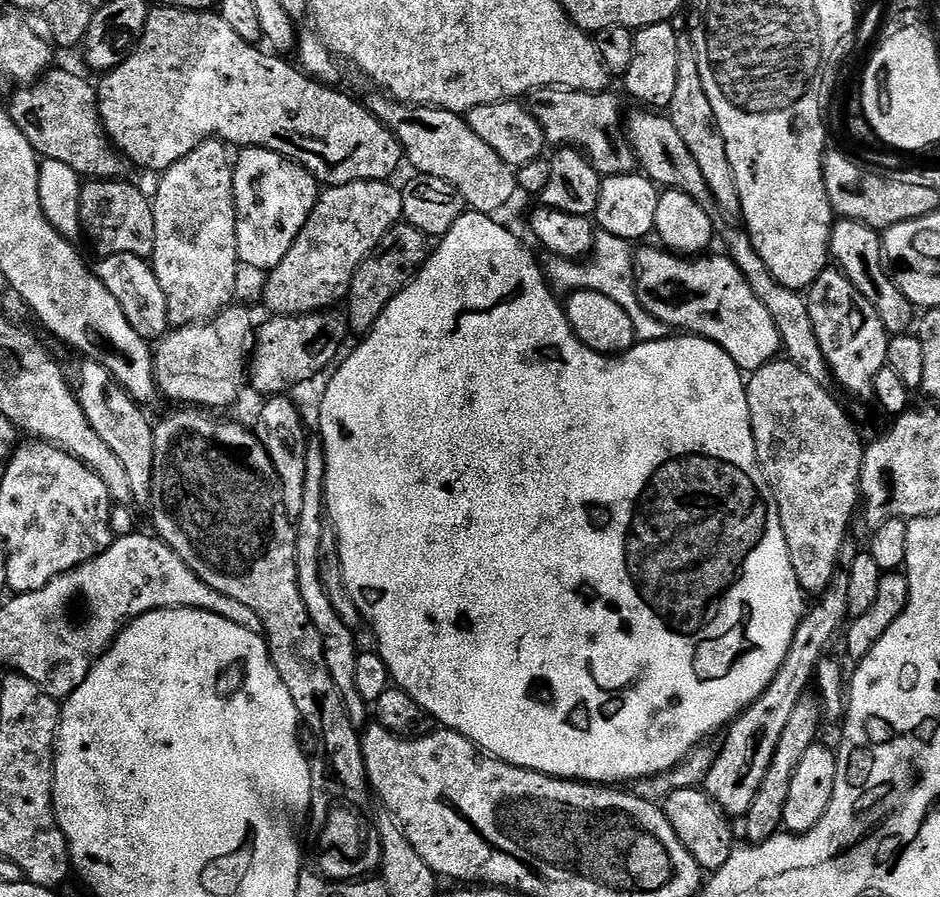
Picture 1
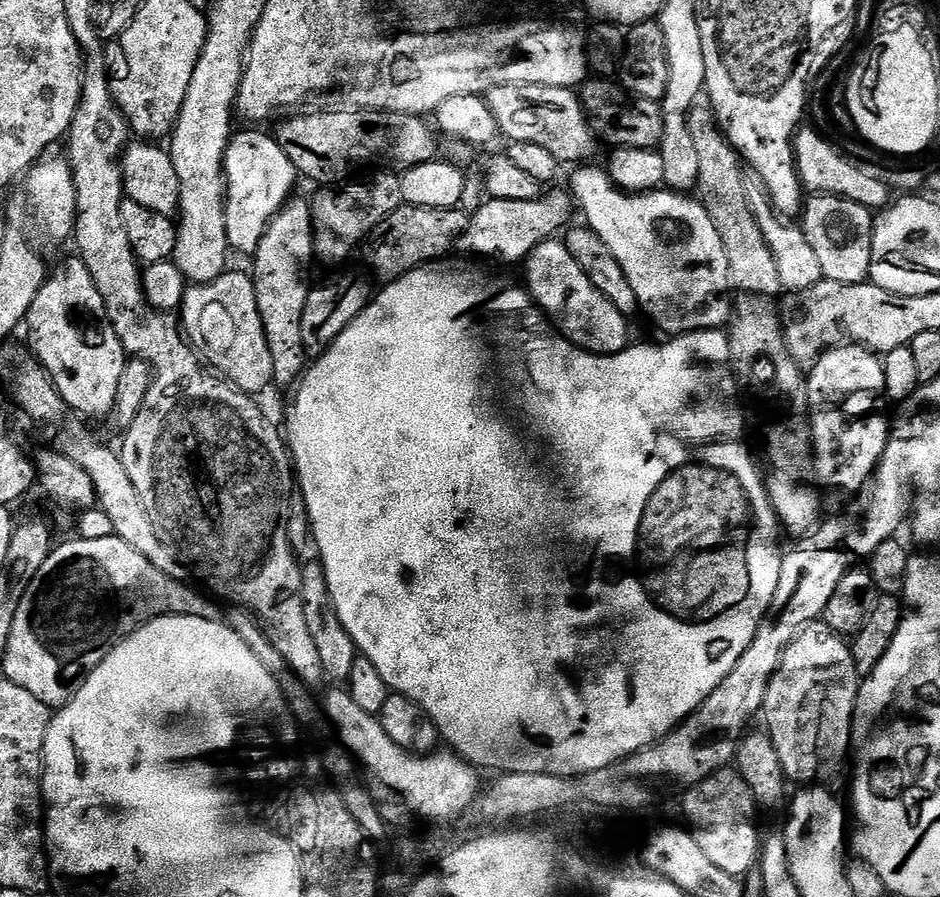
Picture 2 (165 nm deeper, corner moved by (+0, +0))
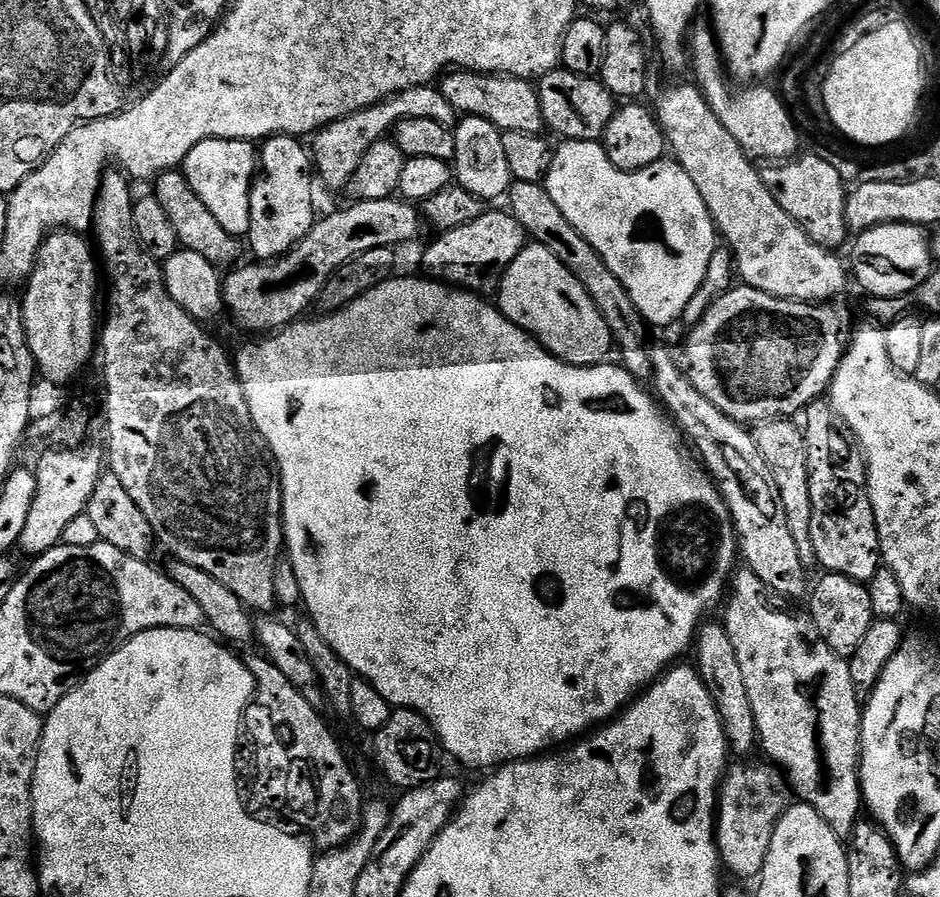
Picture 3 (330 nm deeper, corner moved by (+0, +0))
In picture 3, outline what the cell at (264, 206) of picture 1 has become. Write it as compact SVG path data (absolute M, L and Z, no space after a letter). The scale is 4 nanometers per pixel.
M207 140L198 142L190 154L186 154L182 165L182 171L185 179L188 180L194 194L202 198L202 206L218 218L222 230L226 234L237 238L247 237L250 230L250 190L252 189L253 179L258 171L258 148L250 140Z

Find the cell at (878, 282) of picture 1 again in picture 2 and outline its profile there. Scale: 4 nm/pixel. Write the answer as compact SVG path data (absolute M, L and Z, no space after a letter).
M812 194L803 205L798 227L804 233L806 242L810 242L810 250L814 250L823 279L862 284L869 279L868 271L872 265L873 223L873 209L858 206L858 202L850 202L841 196Z

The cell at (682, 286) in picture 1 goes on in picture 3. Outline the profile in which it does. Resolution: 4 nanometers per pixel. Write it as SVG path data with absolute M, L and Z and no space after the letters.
M564 140L561 145L561 148L557 147L553 151L546 187L550 198L554 198L558 210L562 210L562 214L566 214L566 222L570 222L570 226L574 226L574 230L578 230L578 234L582 234L582 238L586 242L590 242L590 246L594 246L596 253L606 262L606 266L610 266L610 270L618 278L618 282L622 282L622 286L630 294L637 312L649 325L672 324L679 316L681 319L687 313L690 302L698 294L698 290L704 285L706 270L710 270L710 258L716 253L718 247L716 223L712 221L710 210L706 206L706 202L702 202L702 194L698 194L698 186L694 186L690 174L686 174L686 170L682 170L682 166L672 158L654 162L637 172L620 172L610 162L600 140Z

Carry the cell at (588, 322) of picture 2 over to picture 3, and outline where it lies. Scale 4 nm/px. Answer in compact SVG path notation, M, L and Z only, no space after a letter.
M525 243L518 258L508 264L500 278L499 296L501 314L514 322L514 326L529 332L550 355L557 356L562 362L591 368L609 359L608 351L611 353L614 345L606 318L602 318L590 294L586 294L582 282L578 282L578 278L574 278L546 246Z

